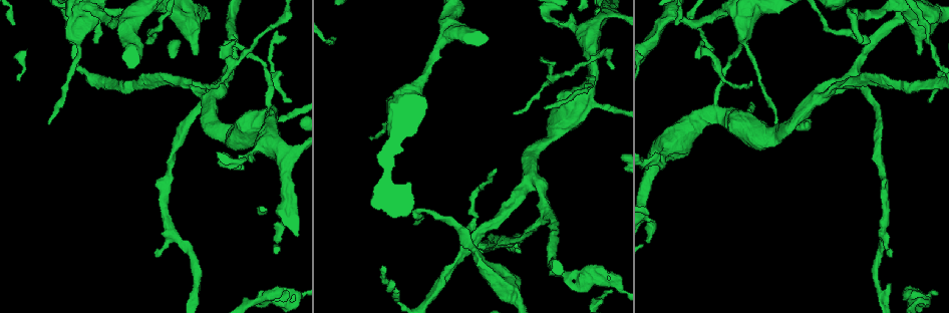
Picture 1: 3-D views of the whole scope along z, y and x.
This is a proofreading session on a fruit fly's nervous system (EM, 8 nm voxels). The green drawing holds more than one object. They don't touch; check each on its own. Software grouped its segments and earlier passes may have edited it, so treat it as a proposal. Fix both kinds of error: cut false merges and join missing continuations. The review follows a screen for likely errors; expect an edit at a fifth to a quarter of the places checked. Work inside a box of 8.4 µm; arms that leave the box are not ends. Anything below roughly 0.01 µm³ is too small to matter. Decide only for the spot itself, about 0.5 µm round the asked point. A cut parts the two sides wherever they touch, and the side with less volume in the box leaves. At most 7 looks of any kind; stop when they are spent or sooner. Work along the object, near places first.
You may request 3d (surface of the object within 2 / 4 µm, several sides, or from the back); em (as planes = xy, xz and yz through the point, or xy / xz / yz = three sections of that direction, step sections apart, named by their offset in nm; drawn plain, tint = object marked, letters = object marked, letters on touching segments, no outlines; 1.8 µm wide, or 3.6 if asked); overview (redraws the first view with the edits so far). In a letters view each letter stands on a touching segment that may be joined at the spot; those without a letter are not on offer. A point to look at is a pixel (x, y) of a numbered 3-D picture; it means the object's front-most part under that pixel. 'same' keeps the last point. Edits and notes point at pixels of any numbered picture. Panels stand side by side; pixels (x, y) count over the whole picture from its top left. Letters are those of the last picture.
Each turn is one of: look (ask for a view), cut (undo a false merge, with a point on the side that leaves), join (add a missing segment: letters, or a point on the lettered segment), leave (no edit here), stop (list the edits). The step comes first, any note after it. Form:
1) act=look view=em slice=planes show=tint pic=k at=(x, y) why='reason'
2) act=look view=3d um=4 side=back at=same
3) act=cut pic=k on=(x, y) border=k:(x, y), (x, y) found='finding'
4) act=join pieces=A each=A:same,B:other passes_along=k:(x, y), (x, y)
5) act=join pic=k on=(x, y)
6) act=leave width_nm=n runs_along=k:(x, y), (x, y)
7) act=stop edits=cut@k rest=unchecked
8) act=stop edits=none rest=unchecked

act=look view=em slice=planes show=letters pic=1 at=(49, 123) why='branch stops here'

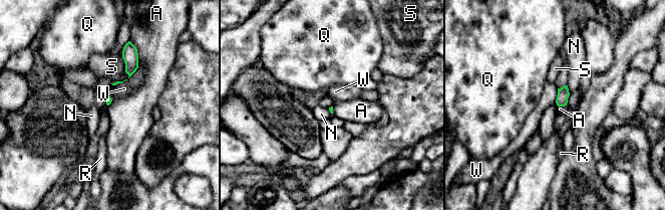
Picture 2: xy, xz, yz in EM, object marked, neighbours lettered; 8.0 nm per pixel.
act=leave longest_contact=S:240nm each=A:other,N:other,Q:other,R:other,S:other,W:other found='none of them fits'

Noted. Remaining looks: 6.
act=look view=3d um=4 pic=1 at=(417, 222) why='long arm stops here'

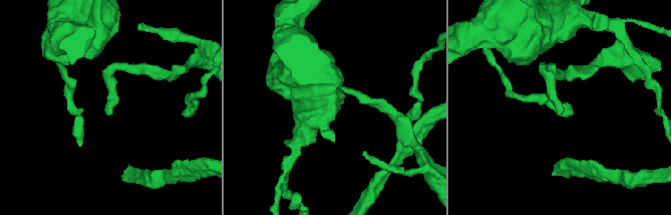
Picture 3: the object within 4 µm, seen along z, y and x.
act=look view=em slice=planes show=letters pic=3 at=(557, 114) why='now the EM'

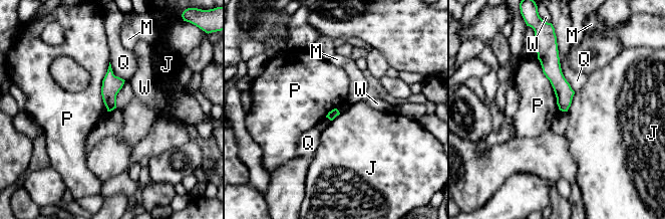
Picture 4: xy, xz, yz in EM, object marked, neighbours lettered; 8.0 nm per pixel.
act=leave each=J:other,M:other,P:other,Q:other,W:other runs_along=4:(550, 50), (565, 108) found='none of them fits'

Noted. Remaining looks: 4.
act=look view=em slice=planes show=letters pic=1 at=(194, 53) why='an open end'

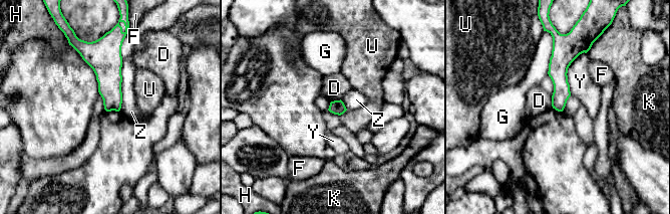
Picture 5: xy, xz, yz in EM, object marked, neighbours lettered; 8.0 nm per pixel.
act=leave each=D:other,F:other,G:other,H:other,K:other,U:other,Y:other,Z:other border=5:(551, 96), (551, 104), (553, 106) found='none of them fits'

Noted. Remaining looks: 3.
act=stop edits=none rest=unchecked

